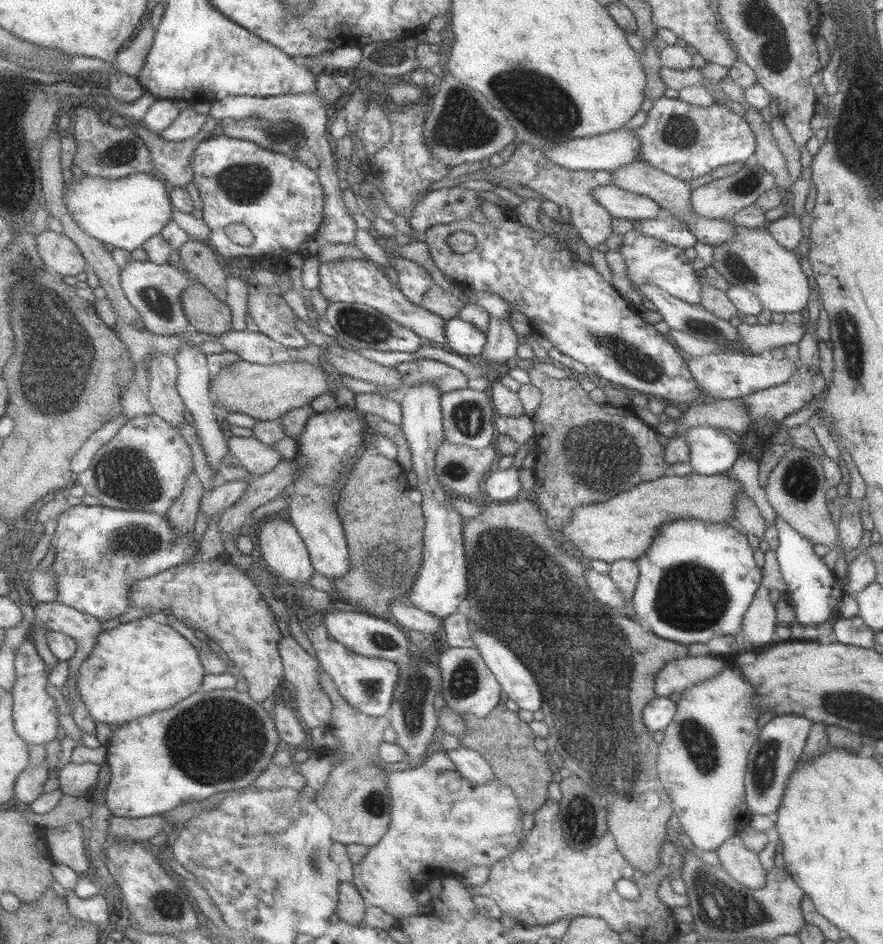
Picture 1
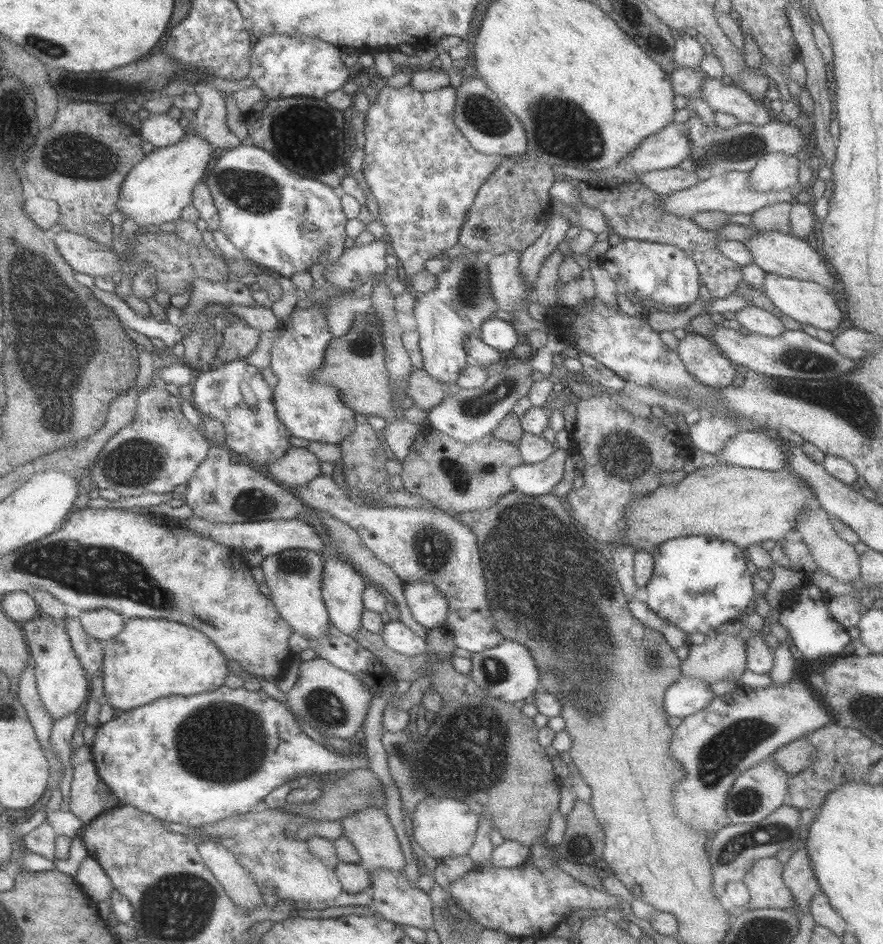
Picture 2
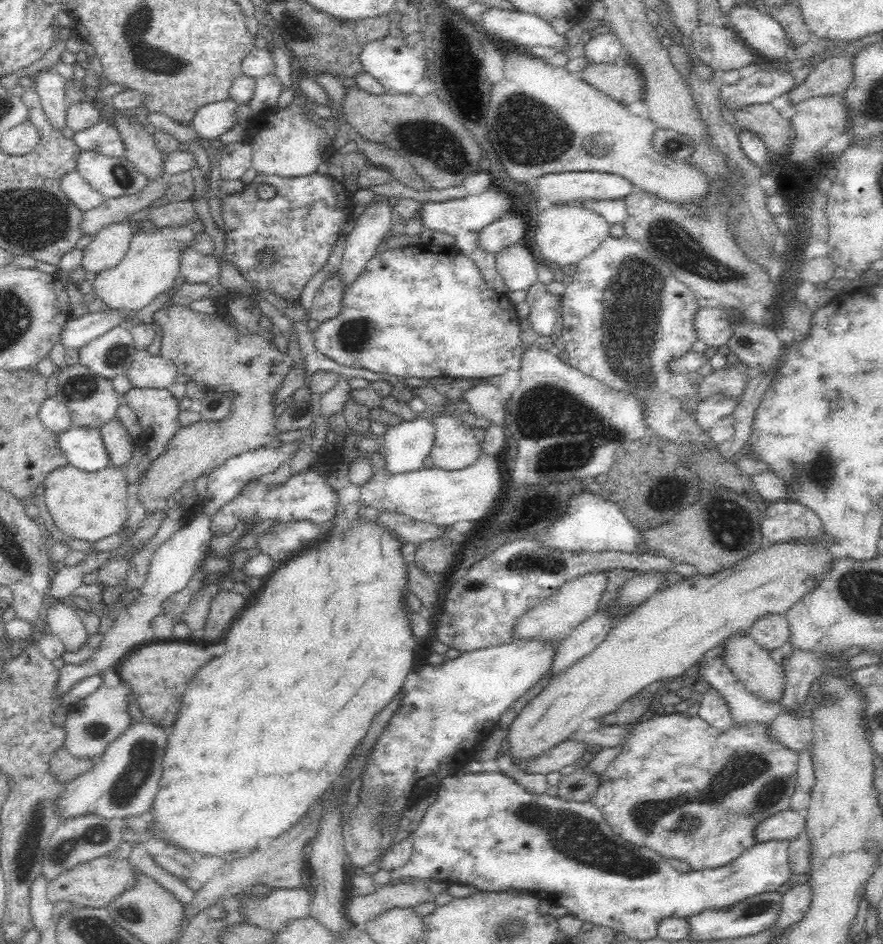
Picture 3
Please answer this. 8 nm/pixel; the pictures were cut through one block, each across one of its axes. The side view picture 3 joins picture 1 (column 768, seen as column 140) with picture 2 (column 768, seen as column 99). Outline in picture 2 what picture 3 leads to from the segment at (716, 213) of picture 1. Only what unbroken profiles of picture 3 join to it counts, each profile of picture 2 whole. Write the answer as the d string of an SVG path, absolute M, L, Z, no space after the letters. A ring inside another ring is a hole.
M782 152L766 154L748 174L751 188L767 194L786 188L798 188L800 156L789 156Z

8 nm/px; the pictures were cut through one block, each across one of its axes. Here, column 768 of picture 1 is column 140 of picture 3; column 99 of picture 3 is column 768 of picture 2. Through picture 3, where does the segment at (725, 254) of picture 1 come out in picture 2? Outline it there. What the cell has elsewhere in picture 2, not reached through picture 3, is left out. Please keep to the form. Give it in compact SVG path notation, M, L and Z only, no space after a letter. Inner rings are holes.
M772 272L766 273L764 294L780 311L790 318L812 325L814 328L822 328L822 330L828 331L836 330L842 324L842 320L846 320L843 305L838 299L830 295L824 286L804 280L777 276L776 274L771 274Z

